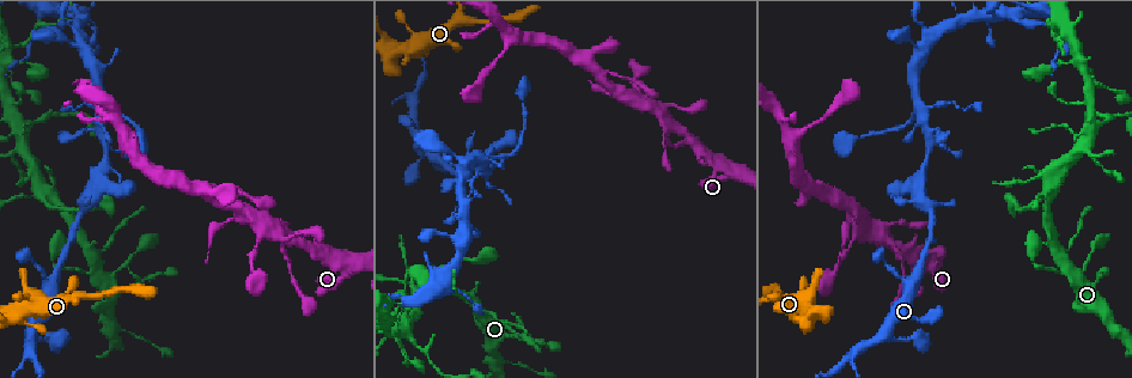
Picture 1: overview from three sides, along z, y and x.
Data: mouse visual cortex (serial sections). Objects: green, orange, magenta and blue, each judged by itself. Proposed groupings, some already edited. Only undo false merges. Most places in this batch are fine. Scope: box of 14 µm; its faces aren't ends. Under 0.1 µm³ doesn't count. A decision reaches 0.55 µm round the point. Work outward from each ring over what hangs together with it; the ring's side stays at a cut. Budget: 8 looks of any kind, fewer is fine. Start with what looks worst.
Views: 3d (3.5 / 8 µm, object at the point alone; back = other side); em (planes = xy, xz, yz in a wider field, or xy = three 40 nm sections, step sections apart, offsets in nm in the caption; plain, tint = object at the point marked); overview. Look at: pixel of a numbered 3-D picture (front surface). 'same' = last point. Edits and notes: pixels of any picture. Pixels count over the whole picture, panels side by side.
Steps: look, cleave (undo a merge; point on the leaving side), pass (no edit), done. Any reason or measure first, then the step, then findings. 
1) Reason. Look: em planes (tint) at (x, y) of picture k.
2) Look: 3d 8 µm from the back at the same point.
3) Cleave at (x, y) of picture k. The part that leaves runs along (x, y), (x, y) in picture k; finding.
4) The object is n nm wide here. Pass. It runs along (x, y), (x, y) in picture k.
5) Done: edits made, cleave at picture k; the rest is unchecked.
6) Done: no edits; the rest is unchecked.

Branch point. Look: 3d 8 µm at (923, 111) of picture 1.

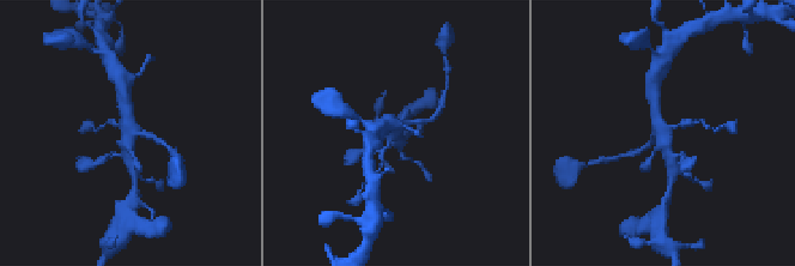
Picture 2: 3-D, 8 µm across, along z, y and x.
Closer look. Look: 3d 3.5 µm from the back at (663, 134) of picture 2.

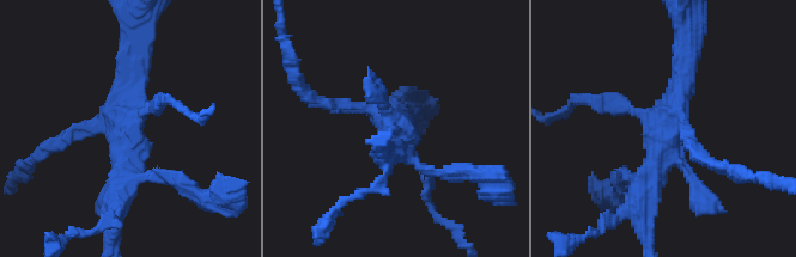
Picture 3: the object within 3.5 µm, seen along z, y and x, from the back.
Pass. It runs along (640, 202), (684, 85), (687, 48) in picture 3; all the same cell.

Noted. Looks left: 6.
Abrupt turn. Look: 3d 8 µm at (1052, 187) of picture 1.

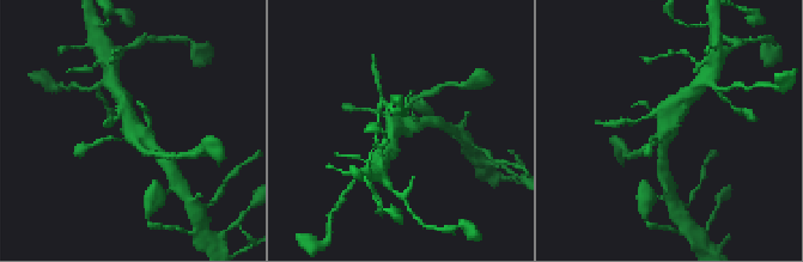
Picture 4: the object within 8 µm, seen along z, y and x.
Closer look. Look: 3d 3.5 µm at (663, 129) of picture 4.

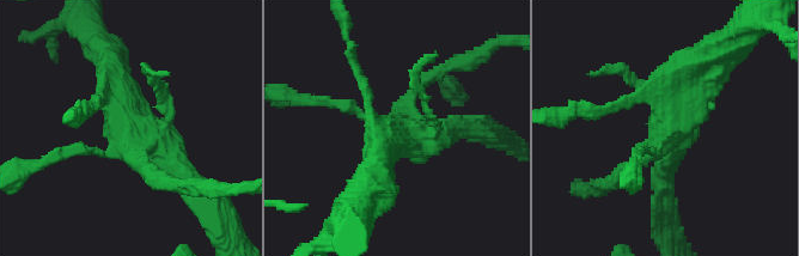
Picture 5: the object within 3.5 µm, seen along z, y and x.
Need the tissue. Look: em xy step 3 (tint) at (141, 132) of picture 5.

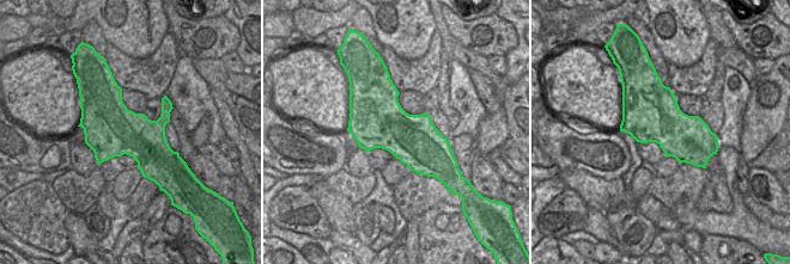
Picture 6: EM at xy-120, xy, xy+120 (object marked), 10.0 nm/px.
The object is 550 nm wide here. Pass. It runs along (201, 190), (128, 121), (109, 61) in picture 5; all the same cell.

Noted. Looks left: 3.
Sharp bend. Look: 3d 8 µm at (1092, 131) of picture 1.

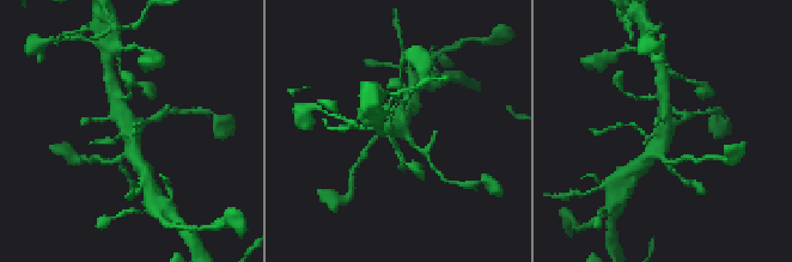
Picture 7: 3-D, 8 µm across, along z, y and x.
Look: em xy step 3 (tint) at (400, 132) of picture 7.

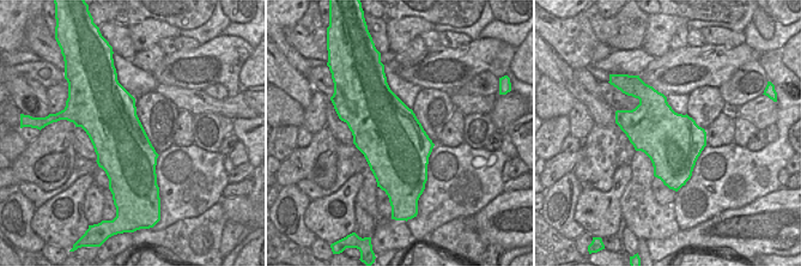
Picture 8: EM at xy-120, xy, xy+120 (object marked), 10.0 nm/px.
Pass. It runs along (138, 159), (133, 134), (117, 101) in picture 7; all the same cell.

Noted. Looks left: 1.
Done: no edits; the rest is unchecked.

